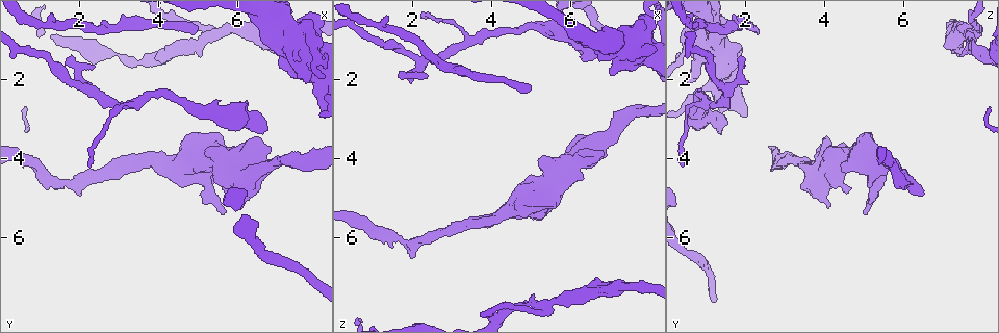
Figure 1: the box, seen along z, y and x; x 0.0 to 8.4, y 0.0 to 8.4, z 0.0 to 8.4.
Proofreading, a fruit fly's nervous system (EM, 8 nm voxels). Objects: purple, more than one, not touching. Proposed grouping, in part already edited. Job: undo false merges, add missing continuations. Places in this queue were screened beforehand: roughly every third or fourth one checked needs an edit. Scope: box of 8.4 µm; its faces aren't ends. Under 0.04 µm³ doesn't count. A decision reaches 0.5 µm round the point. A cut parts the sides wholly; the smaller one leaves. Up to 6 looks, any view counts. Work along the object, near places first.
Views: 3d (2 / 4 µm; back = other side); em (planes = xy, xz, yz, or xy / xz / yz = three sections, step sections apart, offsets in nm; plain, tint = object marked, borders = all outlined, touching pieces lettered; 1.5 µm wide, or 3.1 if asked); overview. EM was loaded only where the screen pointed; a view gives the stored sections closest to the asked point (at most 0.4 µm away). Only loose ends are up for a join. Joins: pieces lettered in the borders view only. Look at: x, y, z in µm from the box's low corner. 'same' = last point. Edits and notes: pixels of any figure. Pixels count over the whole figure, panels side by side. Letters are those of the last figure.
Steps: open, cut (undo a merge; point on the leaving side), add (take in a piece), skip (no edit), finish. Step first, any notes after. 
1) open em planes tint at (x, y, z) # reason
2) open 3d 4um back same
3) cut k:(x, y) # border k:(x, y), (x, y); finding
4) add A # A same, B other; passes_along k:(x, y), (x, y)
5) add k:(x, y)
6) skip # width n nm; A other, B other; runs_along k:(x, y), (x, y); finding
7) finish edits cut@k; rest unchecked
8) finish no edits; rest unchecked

open em yz step 4 tint at (5.30, 0.90, 7.75) # arms part here

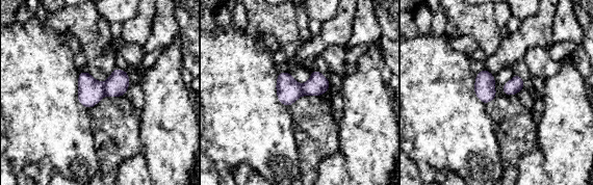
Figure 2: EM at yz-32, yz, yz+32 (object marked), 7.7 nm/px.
open em planes borders same # another direction

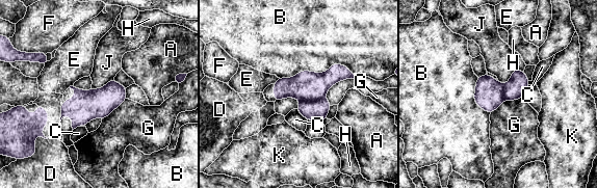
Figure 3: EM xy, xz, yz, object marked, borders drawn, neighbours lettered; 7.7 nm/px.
cut 3:(317, 110) # A other, B other, C other, D other, E other, F other, G other, H other, J other, K other; two neurons meet here

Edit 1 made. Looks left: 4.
open overview

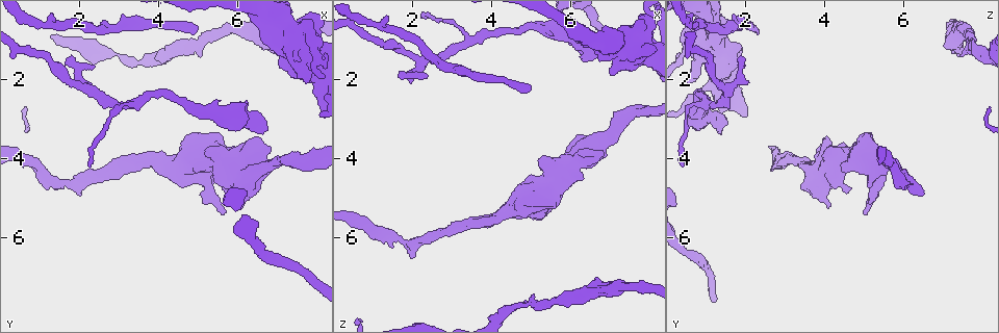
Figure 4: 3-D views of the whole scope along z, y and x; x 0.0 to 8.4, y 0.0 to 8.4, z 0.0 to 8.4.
open em xy step 4 plain at (4.95, 0.75, 2.25) # long arm stops here

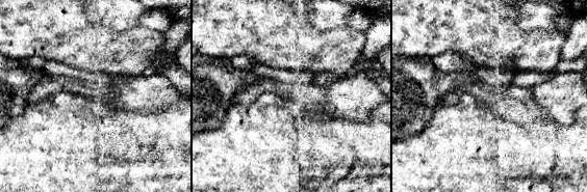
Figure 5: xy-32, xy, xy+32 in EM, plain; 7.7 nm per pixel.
open em xy step 4 borders same # see the neighbours

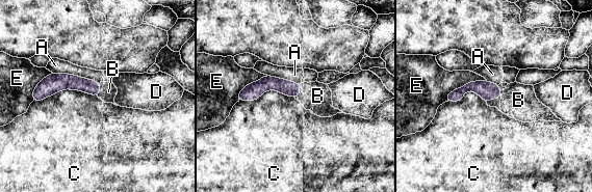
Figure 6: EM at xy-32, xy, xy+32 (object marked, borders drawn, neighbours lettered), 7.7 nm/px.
add B # A other, B same, C other, D other, E other; the neuron continues

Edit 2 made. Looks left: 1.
open em xz step 4 borders at (6.75, 3.35, 1.35) # branch stops here

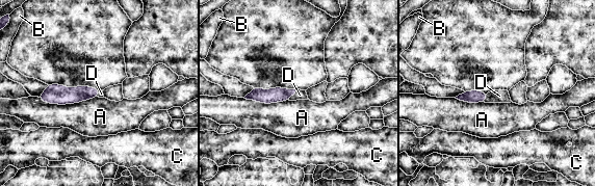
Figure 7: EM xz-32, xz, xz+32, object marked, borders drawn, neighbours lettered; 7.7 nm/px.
add D # longest_contact A 480 nm; A other, B other, C other, D same; passes_along 7:(275, 95), (292, 95), (300, 95); it goes on there

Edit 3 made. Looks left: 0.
finish edits cut@3, add@6, add@7; rest unchecked

